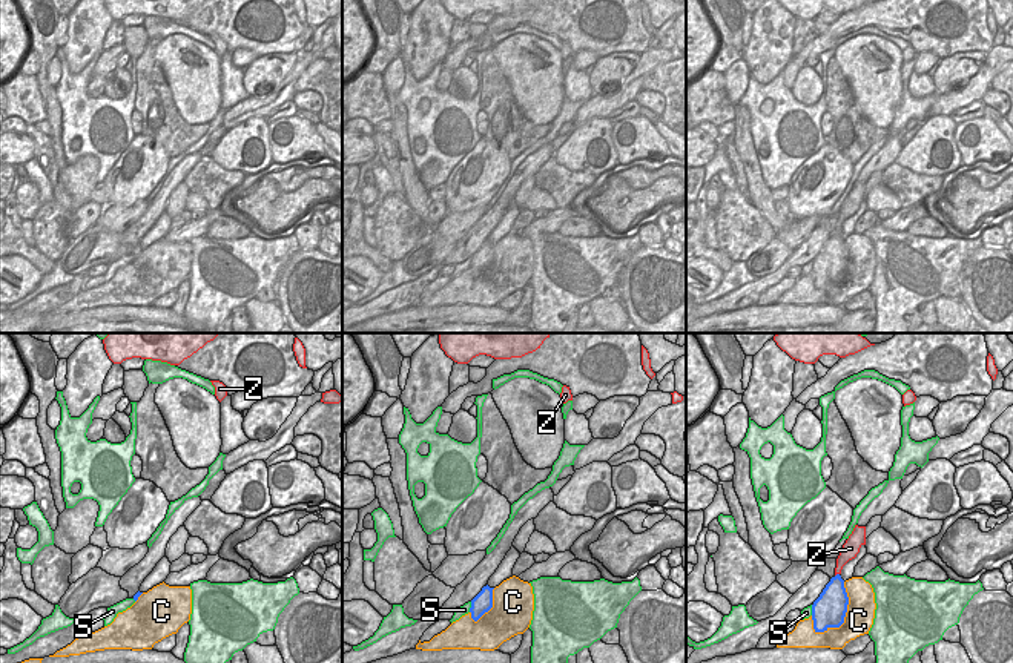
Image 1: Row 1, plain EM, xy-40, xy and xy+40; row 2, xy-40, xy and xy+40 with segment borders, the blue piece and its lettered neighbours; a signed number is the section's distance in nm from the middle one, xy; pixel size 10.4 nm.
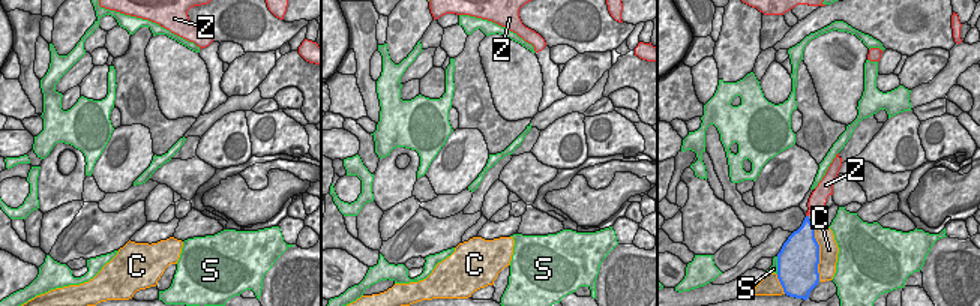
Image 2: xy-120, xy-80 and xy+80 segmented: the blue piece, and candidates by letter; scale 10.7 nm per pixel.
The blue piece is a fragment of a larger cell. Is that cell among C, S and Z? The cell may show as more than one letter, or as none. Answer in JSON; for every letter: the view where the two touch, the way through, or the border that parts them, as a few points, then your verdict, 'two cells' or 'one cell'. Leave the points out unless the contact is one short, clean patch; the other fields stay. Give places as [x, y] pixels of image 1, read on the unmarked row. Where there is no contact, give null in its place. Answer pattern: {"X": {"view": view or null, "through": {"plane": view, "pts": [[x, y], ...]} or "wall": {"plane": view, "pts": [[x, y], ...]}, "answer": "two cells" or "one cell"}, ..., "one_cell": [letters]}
{"C": {"view": "xy+40", "answer": "two cells"}, "S": {"view": "xy", "answer": "two cells"}, "Z": {"view": "xy+40", "through": {"plane": "xy+40", "pts": [[834, 253], [837, 230], [840, 218], [846, 211]]}, "answer": "one cell"}, "one_cell": ["Z"]}

